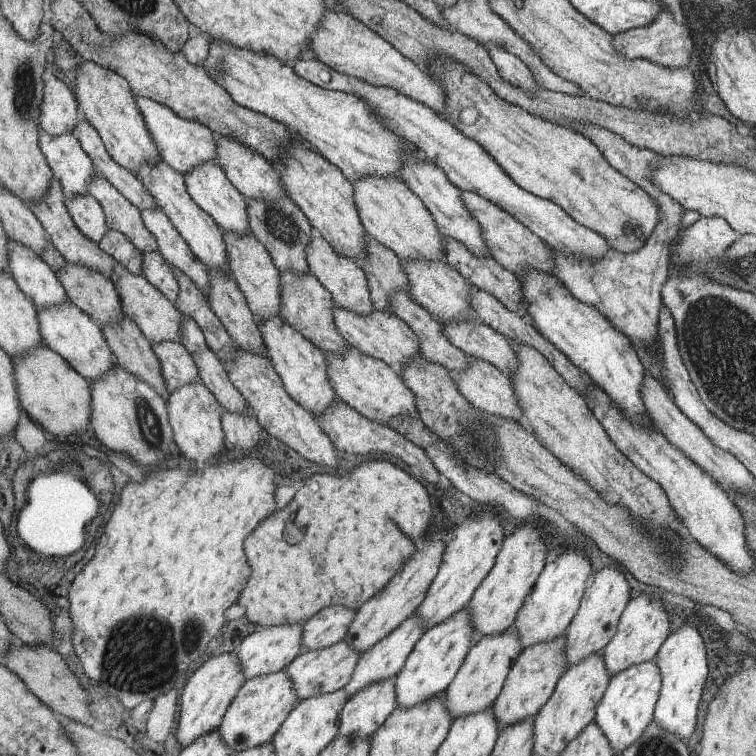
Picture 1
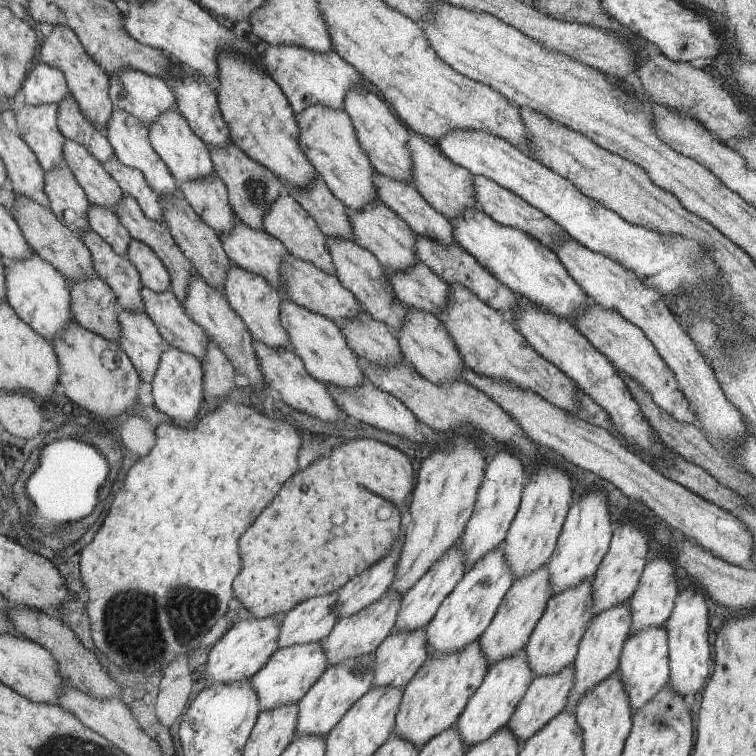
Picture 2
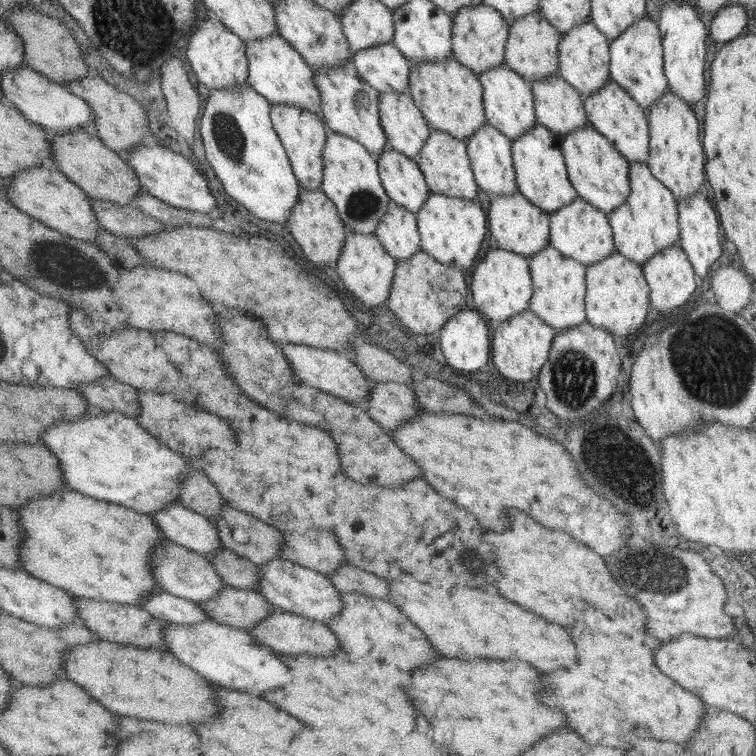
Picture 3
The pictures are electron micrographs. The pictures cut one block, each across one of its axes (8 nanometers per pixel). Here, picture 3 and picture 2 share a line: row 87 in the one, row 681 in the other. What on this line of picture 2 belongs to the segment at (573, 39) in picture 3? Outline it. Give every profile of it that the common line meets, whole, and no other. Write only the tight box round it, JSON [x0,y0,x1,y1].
[568,604,632,712]

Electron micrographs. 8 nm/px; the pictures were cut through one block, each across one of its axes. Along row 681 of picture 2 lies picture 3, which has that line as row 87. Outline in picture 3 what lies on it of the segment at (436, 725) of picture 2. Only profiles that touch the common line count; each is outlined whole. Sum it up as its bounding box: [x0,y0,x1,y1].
[408,56,488,140]

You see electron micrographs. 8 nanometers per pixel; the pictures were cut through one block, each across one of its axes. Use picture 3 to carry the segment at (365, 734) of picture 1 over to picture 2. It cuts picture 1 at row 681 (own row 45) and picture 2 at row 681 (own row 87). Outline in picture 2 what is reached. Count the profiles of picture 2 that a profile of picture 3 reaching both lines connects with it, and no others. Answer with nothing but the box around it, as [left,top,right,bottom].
[374,626,429,689]

